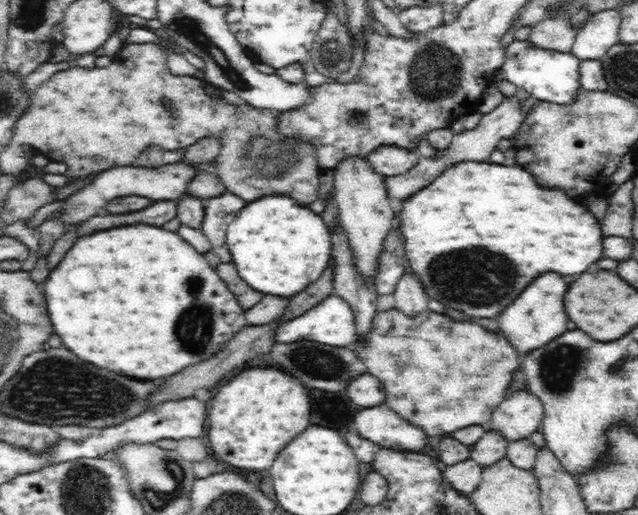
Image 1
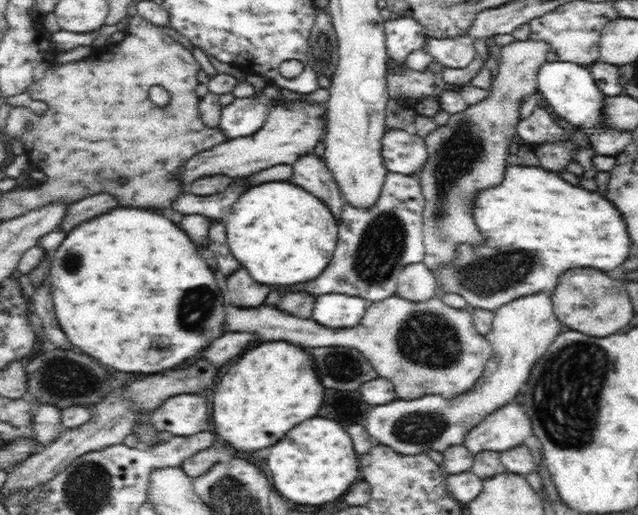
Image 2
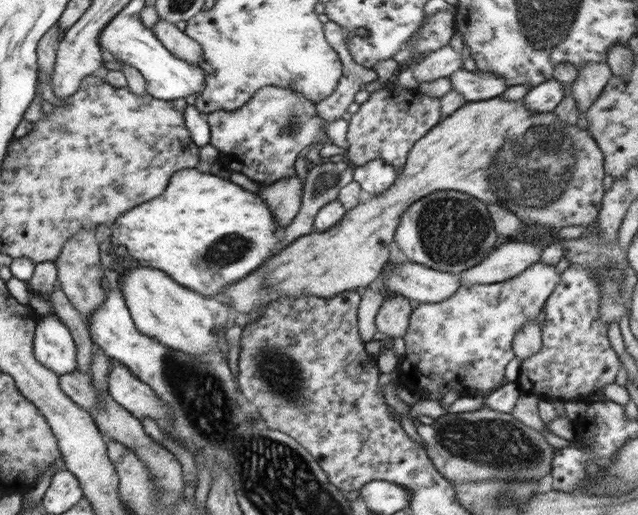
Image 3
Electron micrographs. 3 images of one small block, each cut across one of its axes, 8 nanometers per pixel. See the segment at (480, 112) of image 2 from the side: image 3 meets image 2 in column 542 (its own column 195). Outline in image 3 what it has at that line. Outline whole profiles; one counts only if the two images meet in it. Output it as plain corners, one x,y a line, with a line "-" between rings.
160,18
152,30
154,30
155,37
159,38
159,41
173,55
199,66
199,62
203,60
203,47
195,39
190,38
185,31
178,29
174,23

